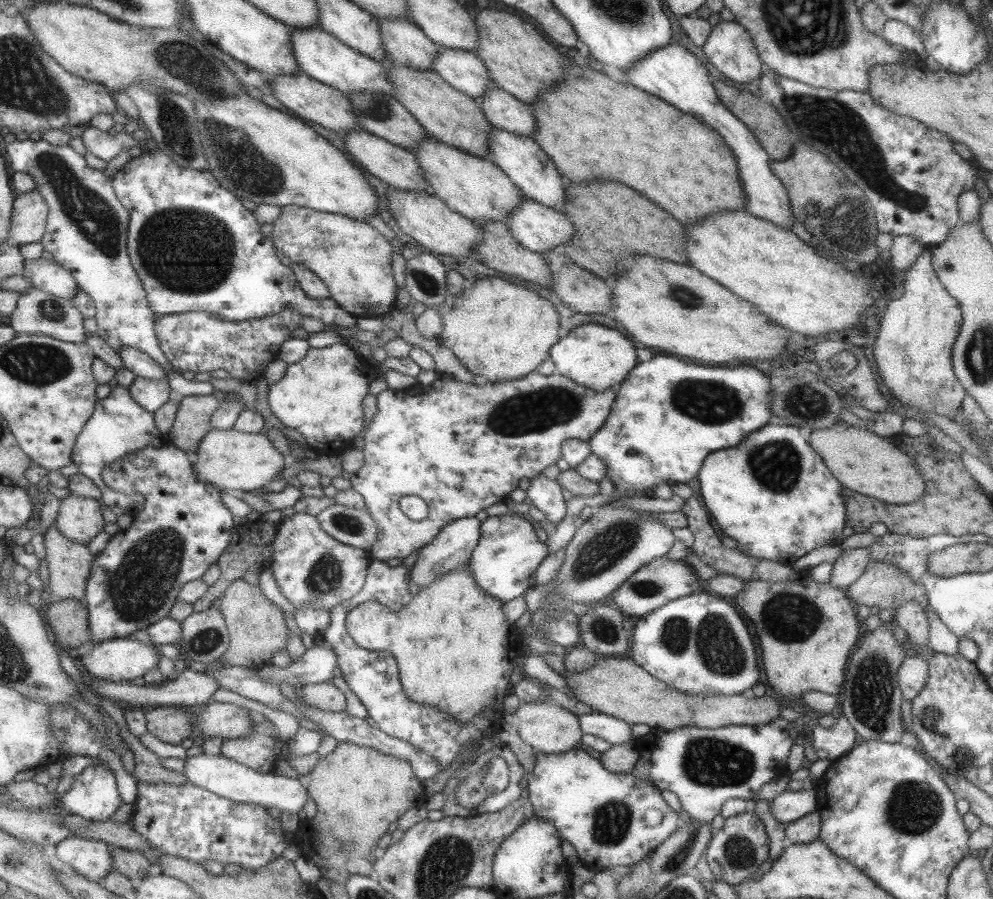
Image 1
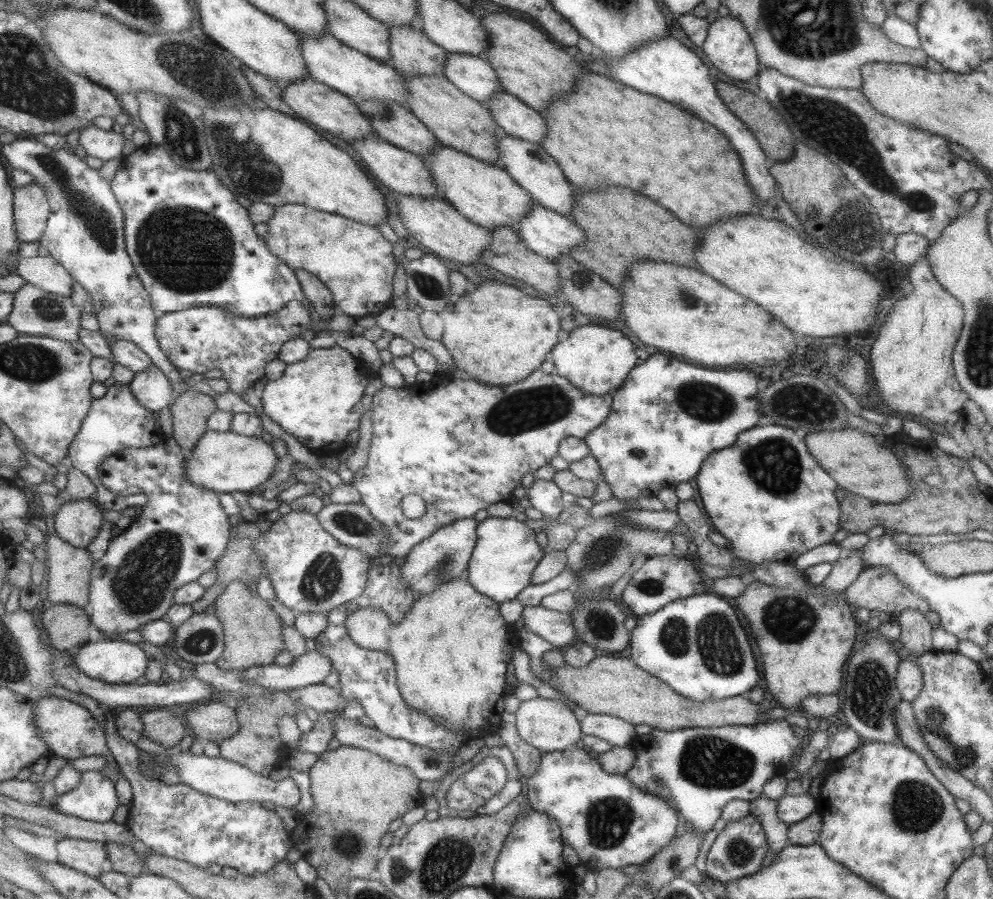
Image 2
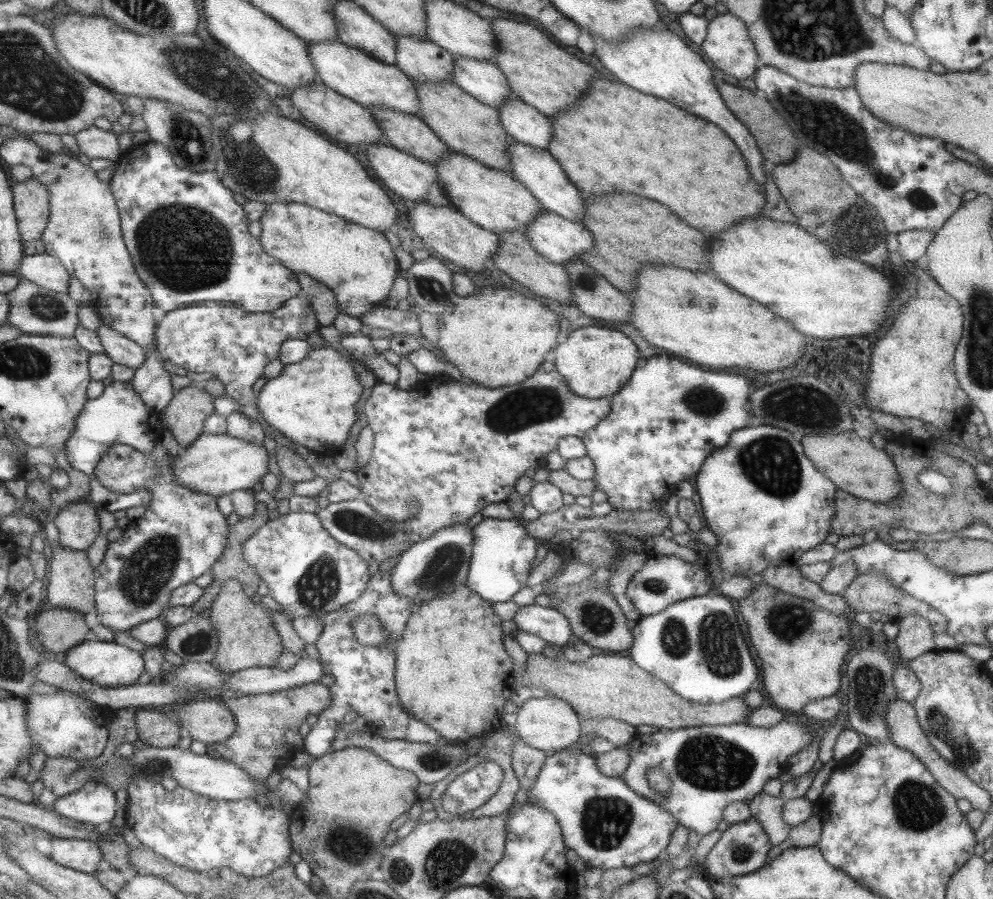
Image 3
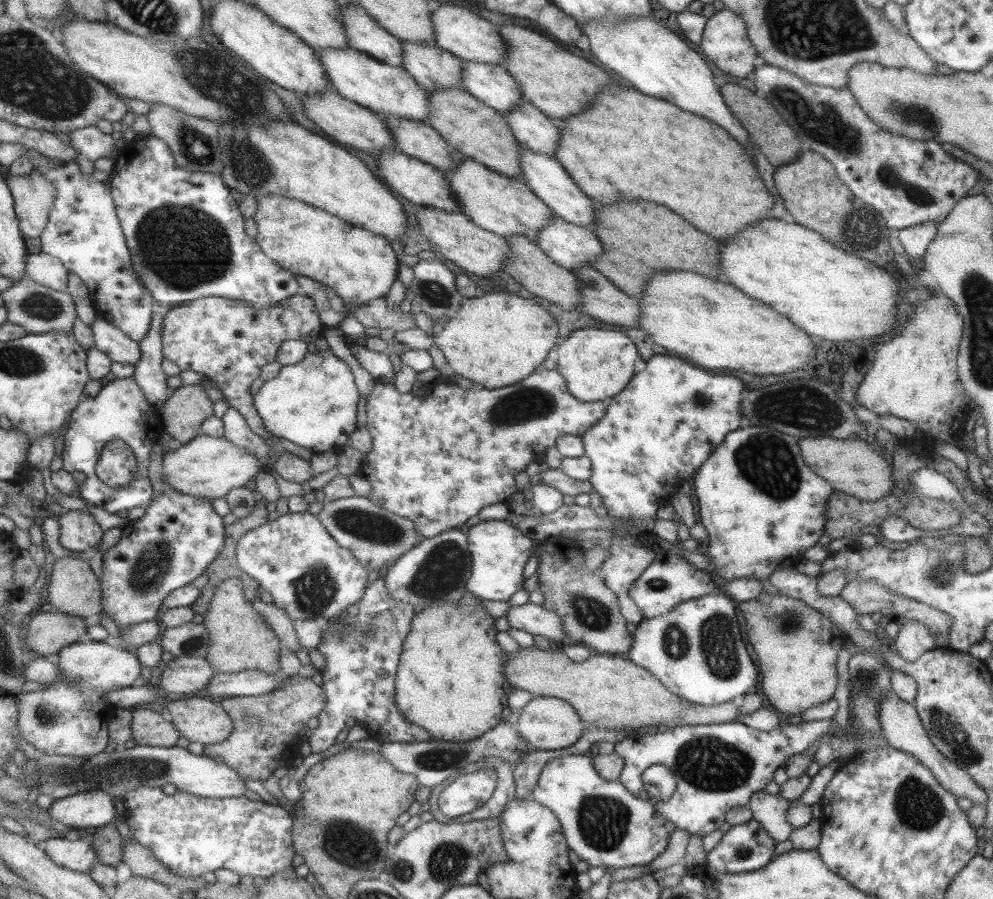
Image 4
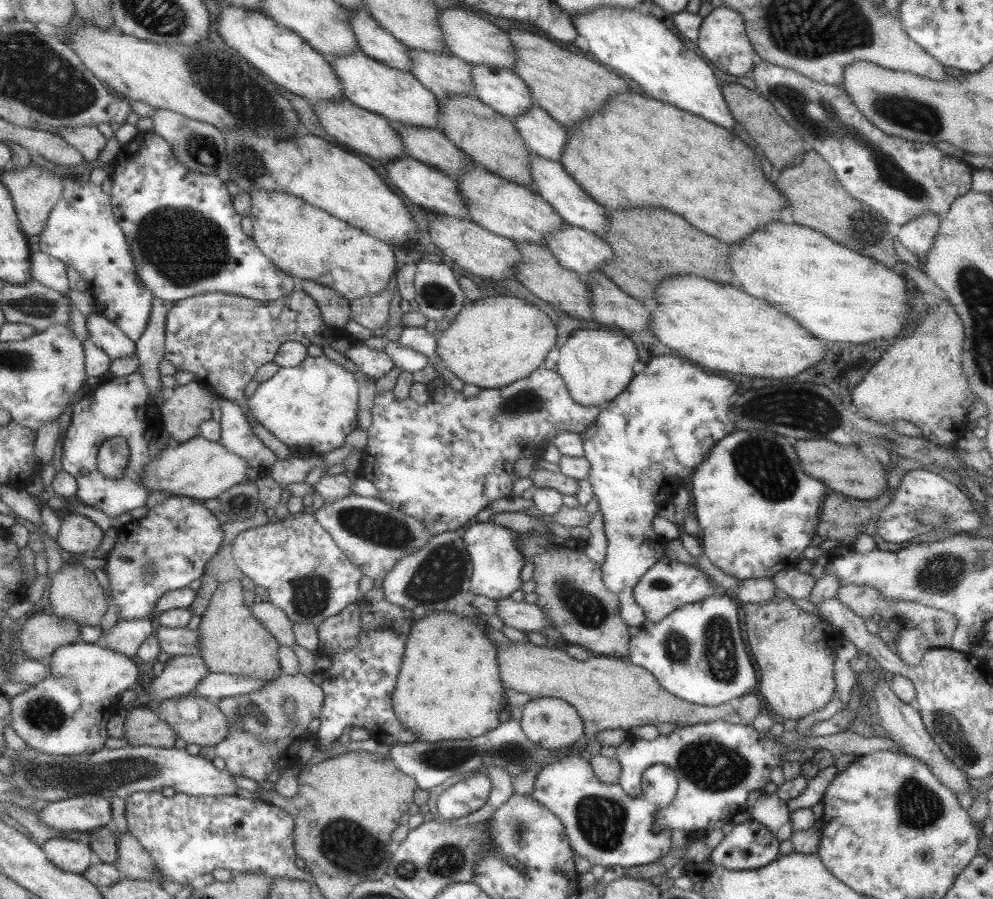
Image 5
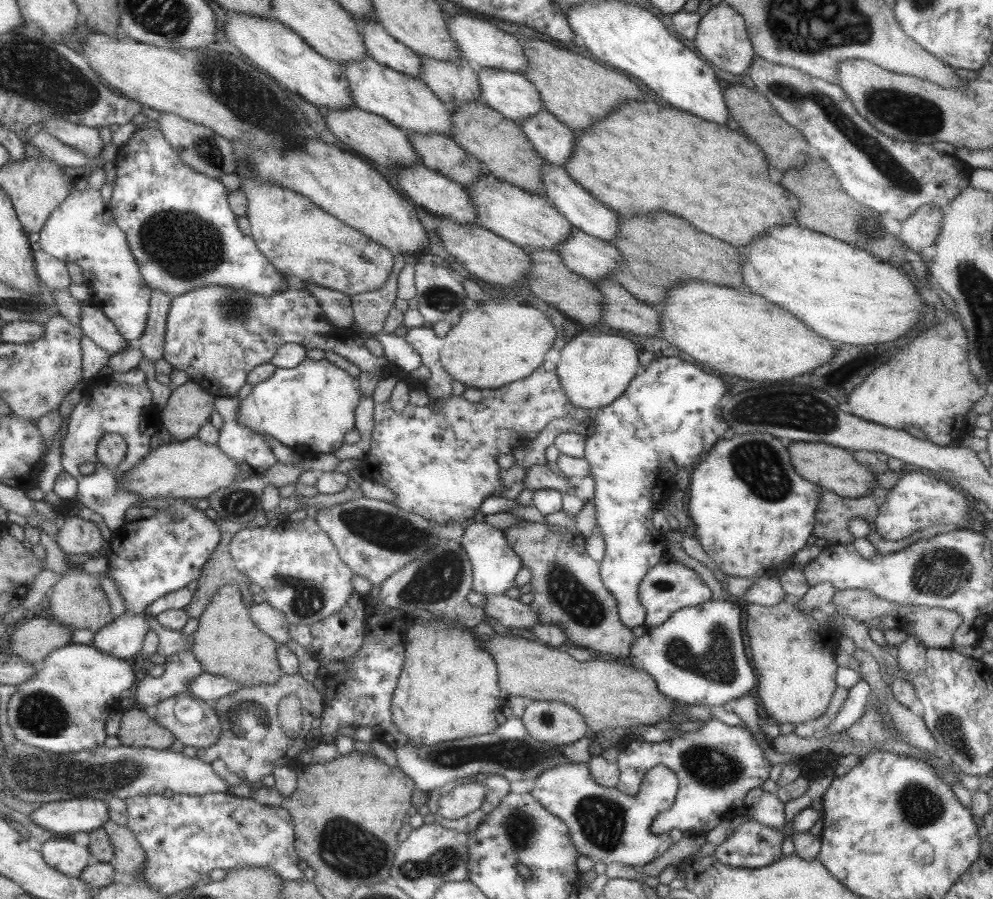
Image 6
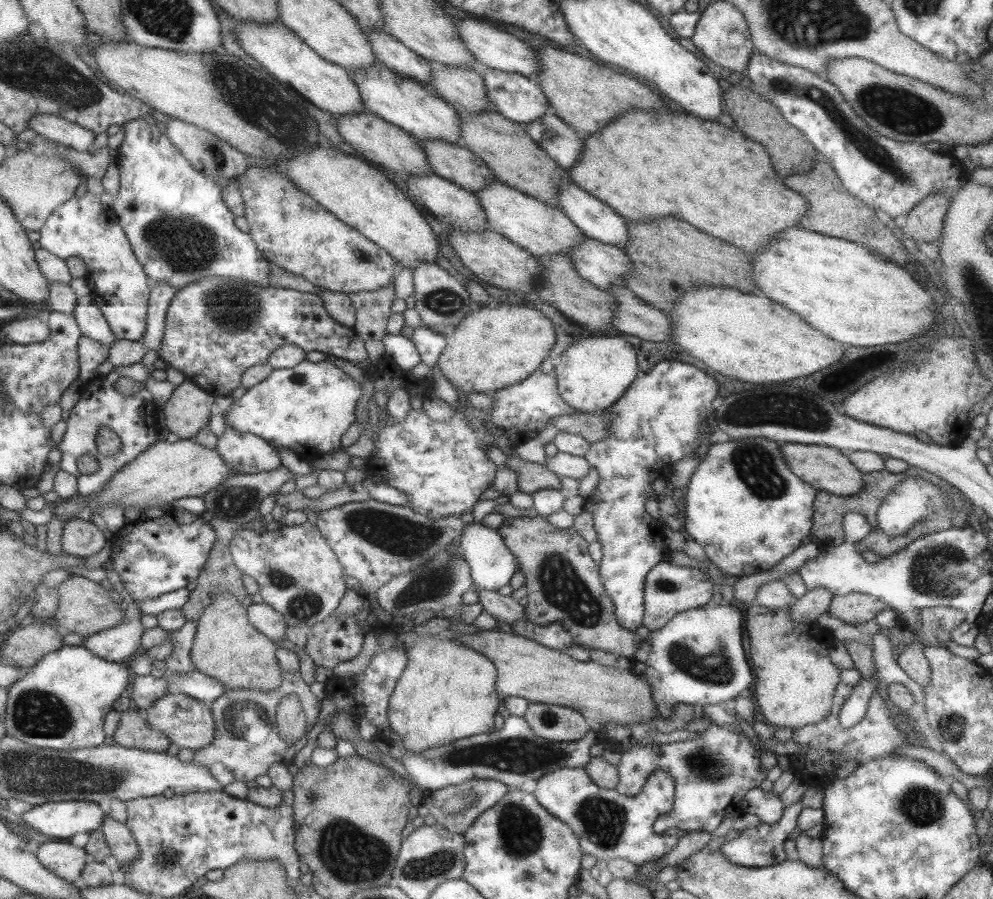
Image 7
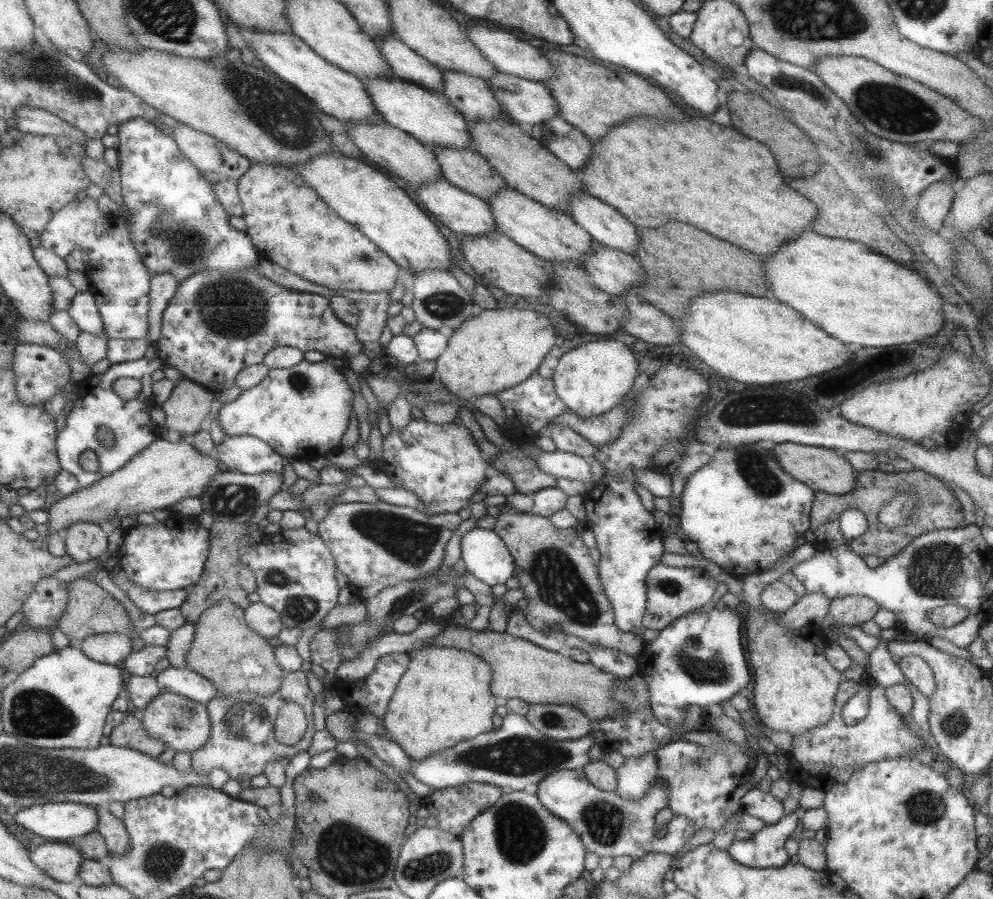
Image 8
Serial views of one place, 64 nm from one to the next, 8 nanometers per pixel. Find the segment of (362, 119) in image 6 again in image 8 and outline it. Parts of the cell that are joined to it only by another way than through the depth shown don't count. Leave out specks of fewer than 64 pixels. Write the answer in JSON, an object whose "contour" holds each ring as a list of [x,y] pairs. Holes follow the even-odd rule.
{"contour":[[[381,122],[373,123],[350,123],[347,125],[347,134],[353,144],[368,158],[385,168],[397,178],[403,179],[407,184],[419,185],[419,183],[431,183],[435,179],[442,178],[441,167],[437,162],[432,147],[426,147],[416,138],[405,134],[398,128],[388,126]]]}

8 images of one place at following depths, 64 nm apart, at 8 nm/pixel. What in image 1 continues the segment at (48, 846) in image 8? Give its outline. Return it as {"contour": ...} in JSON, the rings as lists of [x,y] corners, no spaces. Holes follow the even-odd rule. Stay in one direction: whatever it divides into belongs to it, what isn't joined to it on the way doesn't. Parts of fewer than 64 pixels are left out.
{"contour":[[[69,836],[55,845],[56,858],[74,868],[77,875],[100,882],[112,870],[109,846],[101,840]]]}

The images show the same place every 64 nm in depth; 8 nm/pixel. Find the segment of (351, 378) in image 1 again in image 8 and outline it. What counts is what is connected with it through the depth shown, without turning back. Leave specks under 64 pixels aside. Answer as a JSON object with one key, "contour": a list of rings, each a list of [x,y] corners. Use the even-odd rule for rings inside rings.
{"contour":[[[303,359],[289,368],[269,369],[267,376],[251,388],[242,390],[230,402],[213,407],[213,415],[224,436],[239,436],[247,434],[266,442],[279,456],[295,457],[299,448],[313,448],[317,453],[323,453],[339,446],[341,437],[348,427],[351,410],[352,392],[345,377],[325,360],[308,362]]]}

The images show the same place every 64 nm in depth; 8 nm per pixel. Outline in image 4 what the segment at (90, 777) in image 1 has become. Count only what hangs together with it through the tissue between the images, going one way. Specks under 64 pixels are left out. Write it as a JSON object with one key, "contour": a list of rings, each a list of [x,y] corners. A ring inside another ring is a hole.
{"contour":[[[98,788],[54,800],[45,812],[50,820],[81,829],[103,827],[116,816],[112,797]]]}

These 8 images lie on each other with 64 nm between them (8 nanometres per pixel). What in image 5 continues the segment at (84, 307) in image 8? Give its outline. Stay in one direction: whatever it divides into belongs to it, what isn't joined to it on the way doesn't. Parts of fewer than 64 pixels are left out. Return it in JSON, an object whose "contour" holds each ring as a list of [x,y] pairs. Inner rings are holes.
{"contour":[[[92,310],[84,322],[89,333],[88,339],[109,358],[123,358],[135,352],[135,343],[101,313]]]}

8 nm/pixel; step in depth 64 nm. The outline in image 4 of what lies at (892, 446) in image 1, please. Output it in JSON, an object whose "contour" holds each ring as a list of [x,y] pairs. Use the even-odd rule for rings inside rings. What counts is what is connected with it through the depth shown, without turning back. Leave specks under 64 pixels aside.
{"contour":[[[859,437],[848,438],[845,442],[831,438],[801,438],[798,447],[809,470],[826,480],[835,492],[849,494],[862,501],[876,501],[894,485],[890,475],[891,464]]]}

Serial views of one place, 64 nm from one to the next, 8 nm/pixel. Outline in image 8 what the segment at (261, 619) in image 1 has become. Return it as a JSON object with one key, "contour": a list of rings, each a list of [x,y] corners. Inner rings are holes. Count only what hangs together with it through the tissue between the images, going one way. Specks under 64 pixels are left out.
{"contour":[[[222,599],[207,608],[194,622],[194,637],[184,652],[186,669],[201,675],[214,686],[218,696],[232,693],[269,696],[281,684],[285,673],[274,658],[274,642],[259,636],[244,621],[244,610]]]}

